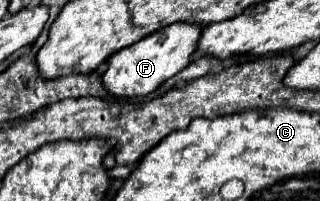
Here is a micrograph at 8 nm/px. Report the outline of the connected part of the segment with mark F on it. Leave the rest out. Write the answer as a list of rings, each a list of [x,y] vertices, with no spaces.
[[[170,24],[136,44],[114,52],[108,58],[108,68],[102,74],[102,86],[116,98],[128,96],[146,96],[156,90],[162,82],[178,74],[190,64],[190,56],[196,50],[196,42],[202,28],[194,28],[194,24]]]

